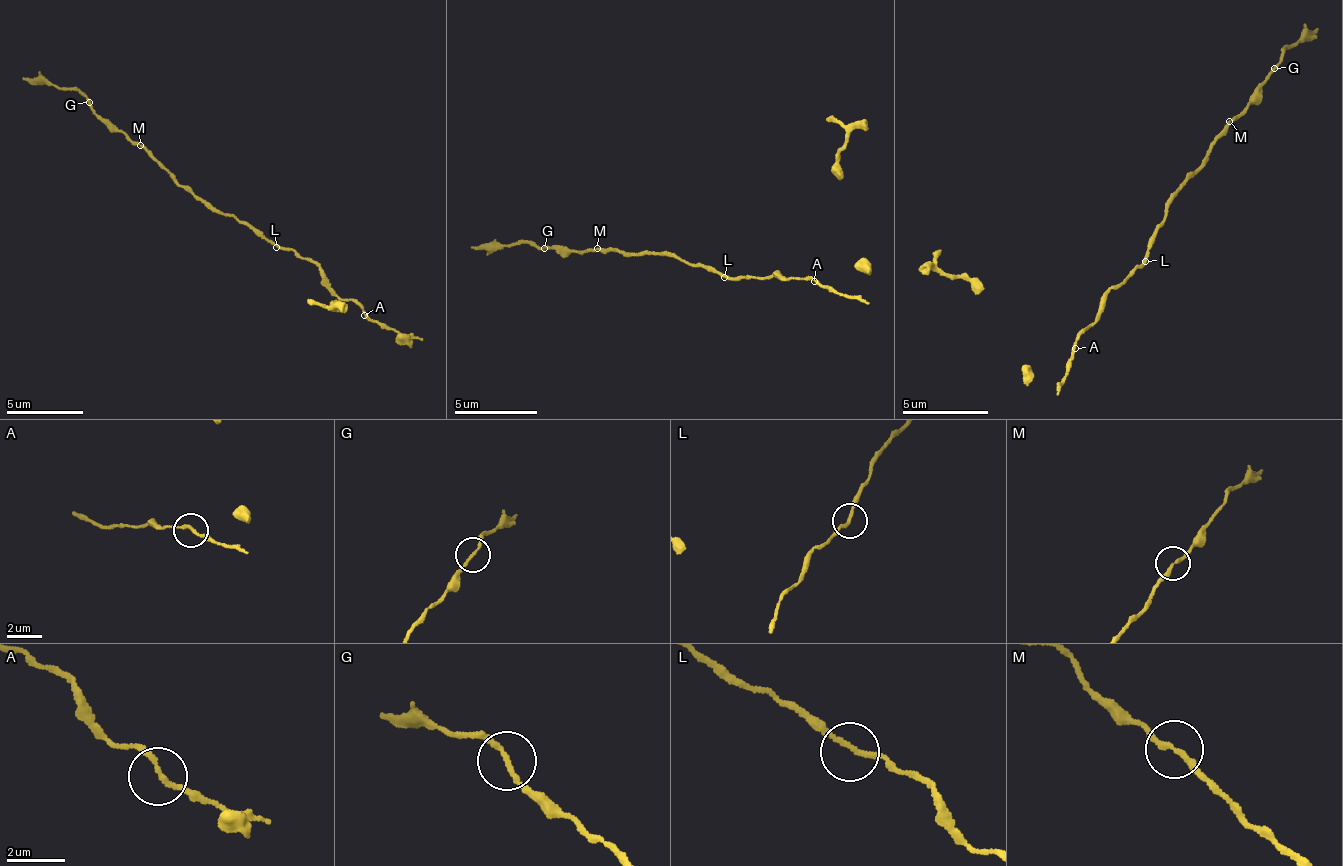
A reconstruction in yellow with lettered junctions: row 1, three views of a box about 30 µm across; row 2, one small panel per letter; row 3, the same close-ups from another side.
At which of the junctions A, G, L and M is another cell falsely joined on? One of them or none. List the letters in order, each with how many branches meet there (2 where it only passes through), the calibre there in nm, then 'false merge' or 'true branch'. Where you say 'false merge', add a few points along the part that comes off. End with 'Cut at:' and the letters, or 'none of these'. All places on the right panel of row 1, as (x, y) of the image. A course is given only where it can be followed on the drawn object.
A: 2 branches meet; 160 nm thick; true branch
G: 2 branches meet; 170 nm thick; true branch
L: 2 branches meet; 170 nm thick; true branch
M: 2 branches meet; 190 nm thick; true branch
Cut at: none of these

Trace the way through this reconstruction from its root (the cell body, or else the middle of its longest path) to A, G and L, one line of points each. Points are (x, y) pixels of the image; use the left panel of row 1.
A: (289, 251), (300, 252), (302, 258), (317, 260), (339, 300), (358, 302), (364, 315)
G: (289, 251), (237, 219), (207, 209), (174, 185), (141, 144), (109, 131), (88, 101)
L: (289, 251), (276, 247)

